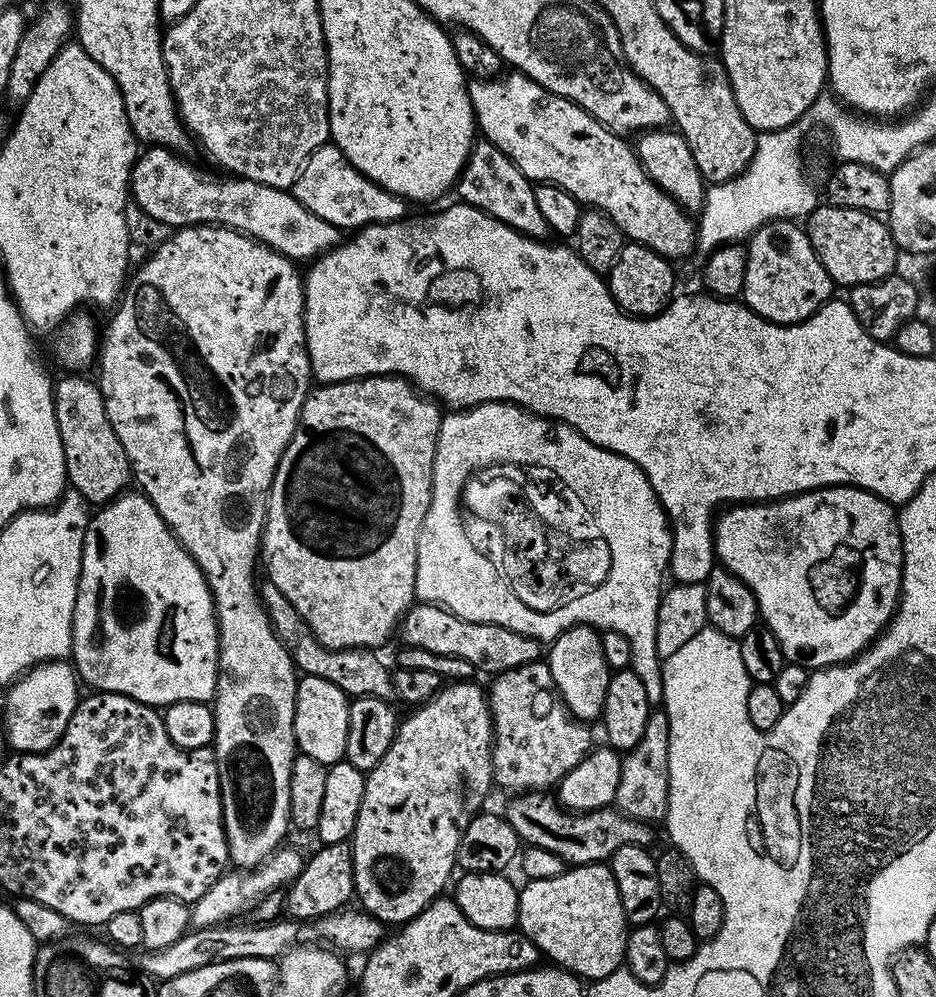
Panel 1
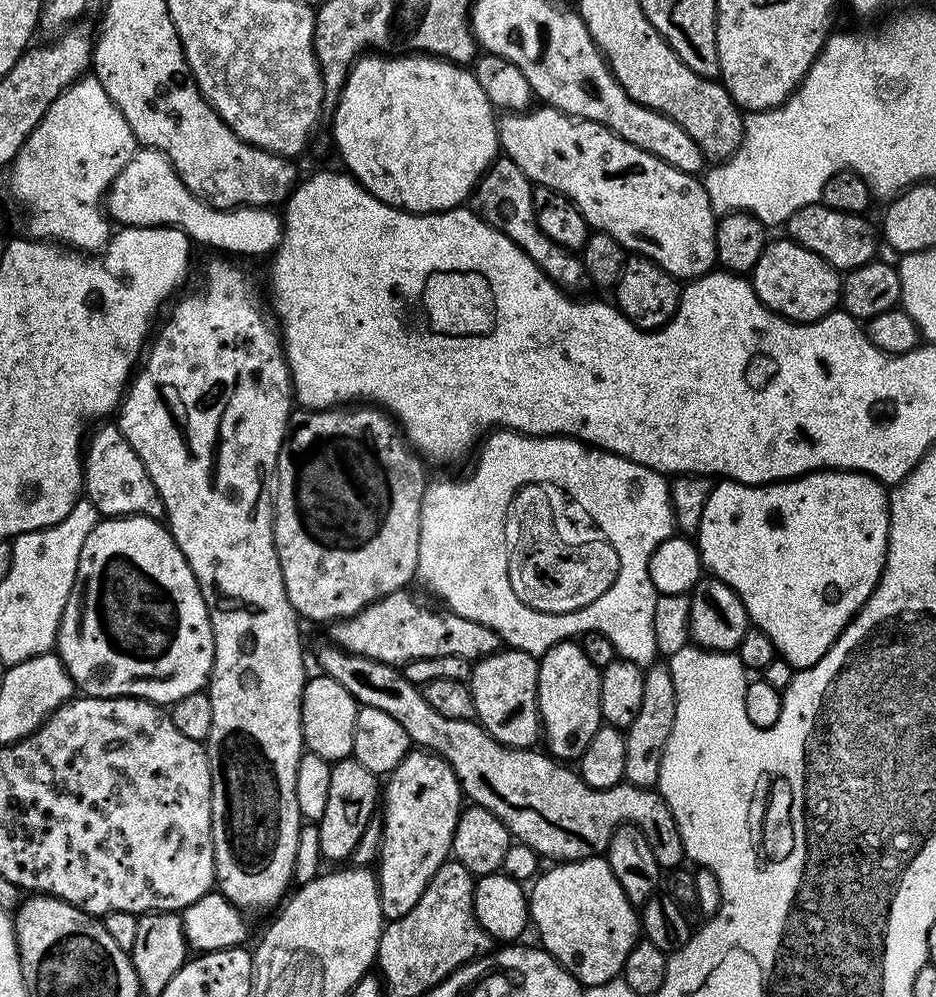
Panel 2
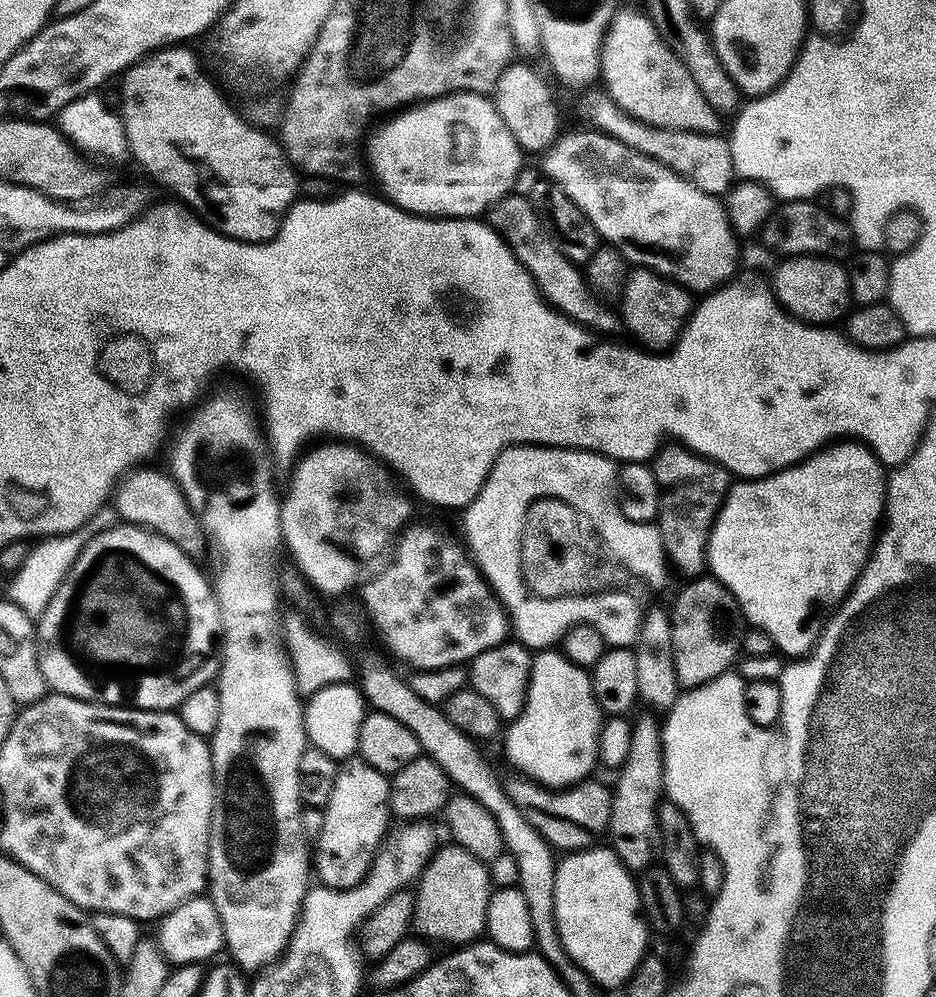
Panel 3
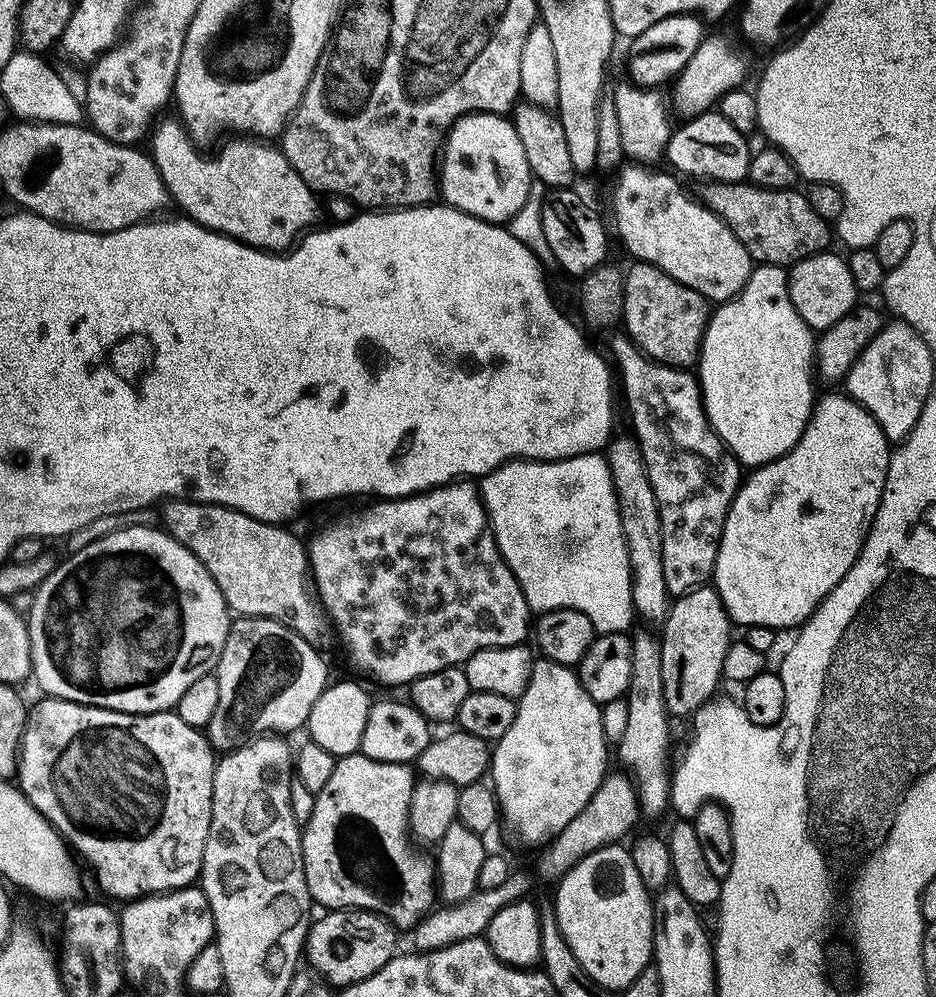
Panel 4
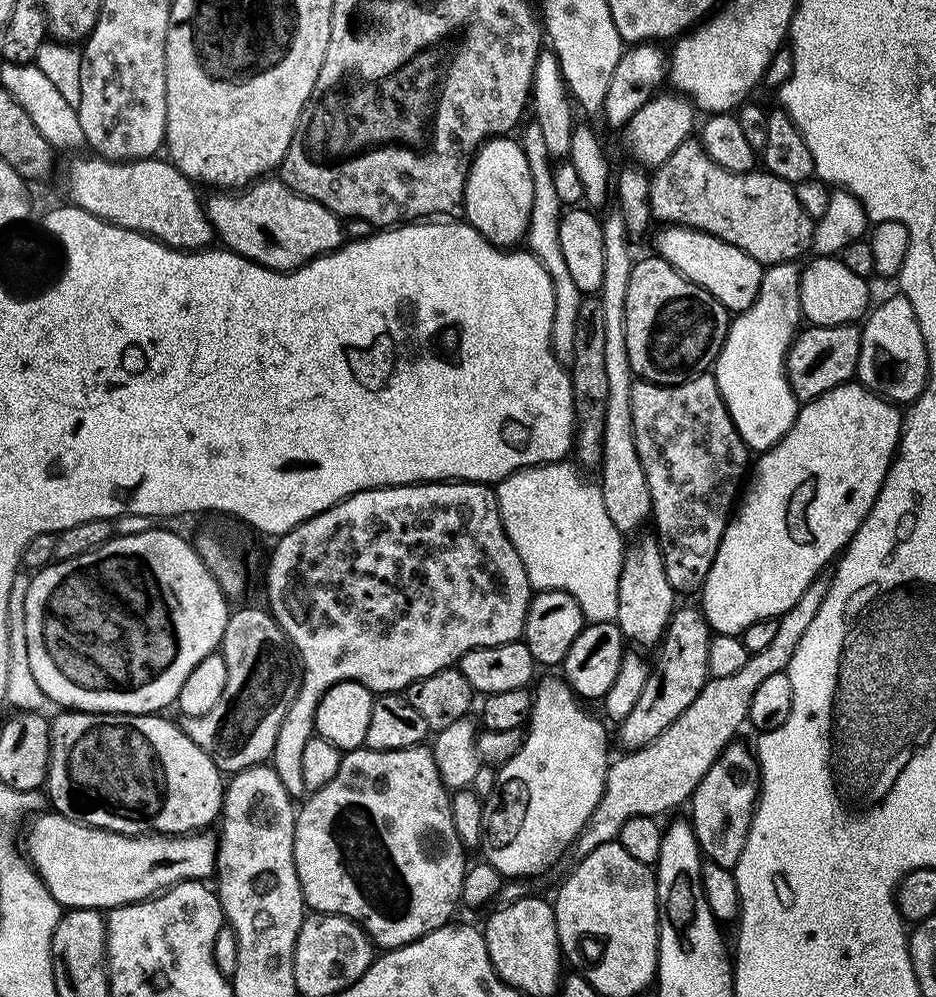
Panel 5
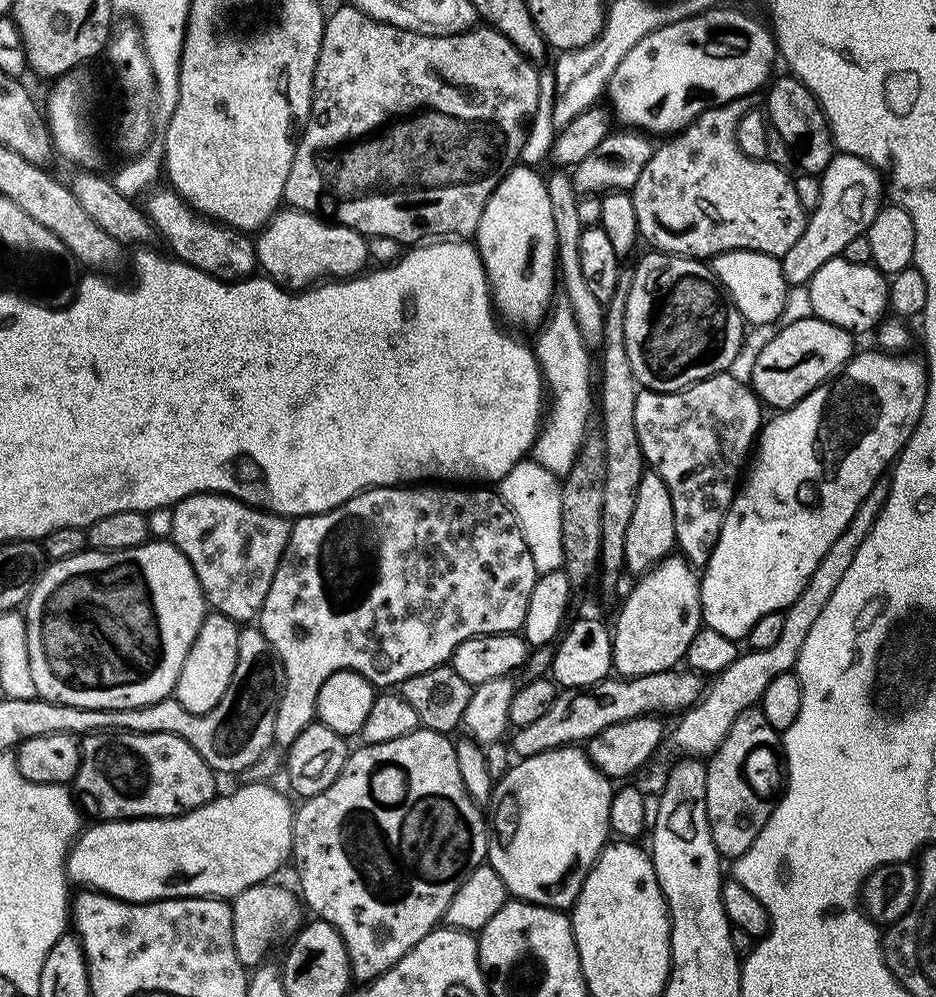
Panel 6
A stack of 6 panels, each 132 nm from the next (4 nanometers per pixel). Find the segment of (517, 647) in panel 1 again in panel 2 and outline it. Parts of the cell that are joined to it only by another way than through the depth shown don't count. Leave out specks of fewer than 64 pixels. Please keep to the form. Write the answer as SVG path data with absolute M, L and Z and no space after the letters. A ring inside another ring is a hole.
M408 590L391 592L389 596L383 596L381 600L376 600L358 614L354 614L346 620L335 621L331 625L331 643L338 648L343 648L345 652L353 652L355 656L365 656L383 664L397 666L409 664L411 660L418 658L446 658L447 656L461 656L475 662L482 659L483 656L500 651L502 647L500 635L494 630L490 630L490 626L482 626L482 622L470 622L447 610L435 612L430 605L415 600L410 593L411 591Z

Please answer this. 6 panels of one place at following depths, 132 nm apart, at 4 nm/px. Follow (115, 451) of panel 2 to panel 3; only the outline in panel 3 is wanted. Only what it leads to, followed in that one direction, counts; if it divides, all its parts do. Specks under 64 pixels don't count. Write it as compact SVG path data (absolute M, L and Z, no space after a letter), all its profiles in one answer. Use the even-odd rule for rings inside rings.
M137 466L124 475L110 497L111 507L116 507L116 512L124 519L121 521L125 525L157 532L159 536L174 542L174 546L181 548L186 555L200 558L206 552L206 537L204 527L200 525L200 517L188 505L182 490L171 475L148 467L152 466Z

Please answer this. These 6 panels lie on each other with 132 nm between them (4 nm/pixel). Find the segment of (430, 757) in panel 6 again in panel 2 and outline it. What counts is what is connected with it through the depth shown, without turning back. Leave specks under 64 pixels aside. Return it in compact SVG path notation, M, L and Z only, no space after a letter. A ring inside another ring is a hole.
M355 758L337 760L330 770L330 799L326 802L326 814L318 821L320 825L320 855L325 861L347 861L368 823L374 819L375 810L378 808L378 797L382 788L378 778L362 762Z

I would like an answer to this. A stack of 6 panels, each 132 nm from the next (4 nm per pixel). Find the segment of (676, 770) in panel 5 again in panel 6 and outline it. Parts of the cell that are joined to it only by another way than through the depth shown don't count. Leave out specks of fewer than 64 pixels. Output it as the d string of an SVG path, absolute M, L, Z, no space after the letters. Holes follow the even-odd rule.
M881 478L870 490L870 494L866 494L854 518L850 518L846 530L842 530L842 534L833 542L830 550L822 554L822 562L818 562L818 570L810 574L802 594L798 594L796 601L783 609L786 623L778 642L774 642L774 646L766 650L757 652L748 650L745 651L745 656L744 653L737 655L736 660L730 662L730 666L726 666L726 670L722 670L707 681L700 701L677 719L680 721L677 722L673 732L671 729L670 740L672 736L672 744L680 754L688 758L711 757L726 738L726 734L730 734L730 726L734 726L734 718L738 718L738 714L742 714L748 708L759 705L766 686L770 686L770 682L774 682L778 674L795 669L798 658L802 654L802 646L806 643L806 634L810 634L818 614L822 614L822 609L826 607L826 602L830 602L834 590L838 590L838 582L842 582L842 574L850 570L850 562L854 562L854 554L858 554L858 546L866 542L866 534L870 534L882 506L888 500L888 485L889 481Z

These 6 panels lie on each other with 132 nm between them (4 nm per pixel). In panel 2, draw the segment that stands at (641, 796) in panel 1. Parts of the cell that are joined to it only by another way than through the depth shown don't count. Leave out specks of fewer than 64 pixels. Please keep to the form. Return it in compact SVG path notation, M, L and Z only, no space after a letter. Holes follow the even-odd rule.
M657 662L647 665L642 686L642 707L638 709L638 718L630 722L624 732L626 742L626 770L624 780L639 788L655 789L660 783L662 754L670 734L674 730L676 717L676 691L674 678L667 663Z

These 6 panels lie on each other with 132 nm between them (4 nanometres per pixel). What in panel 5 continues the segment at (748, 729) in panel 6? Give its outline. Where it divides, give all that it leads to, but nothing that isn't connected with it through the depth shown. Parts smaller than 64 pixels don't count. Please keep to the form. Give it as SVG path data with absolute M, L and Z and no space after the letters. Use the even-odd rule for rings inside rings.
M733 742L724 749L710 770L706 770L702 782L698 782L690 801L690 823L703 859L730 869L735 869L738 858L742 858L756 813L756 801L760 798L760 765L756 763L753 749L740 743Z

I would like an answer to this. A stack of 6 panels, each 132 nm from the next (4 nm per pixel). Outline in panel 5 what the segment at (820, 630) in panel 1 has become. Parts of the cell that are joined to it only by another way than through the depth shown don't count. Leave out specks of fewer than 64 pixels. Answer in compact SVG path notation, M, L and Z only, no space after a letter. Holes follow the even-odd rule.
M859 382L840 384L834 390L807 401L797 411L796 420L790 426L790 430L786 435L773 448L767 448L765 452L761 452L755 457L754 467L746 480L746 487L735 505L724 531L722 542L718 546L714 566L710 566L710 574L706 578L702 589L702 597L704 596L702 611L713 633L721 632L731 636L740 636L746 630L746 626L750 626L750 622L758 622L758 618L770 618L771 616L779 618L783 612L790 610L790 606L794 606L794 602L798 602L798 598L802 598L806 586L810 586L810 582L814 582L816 577L825 571L824 567L832 559L833 563L843 553L849 542L854 538L854 534L862 526L866 514L870 514L870 510L882 490L882 482L886 478L888 469L892 467L896 450L900 447L901 435L901 409L893 401L884 399L879 392L874 392L871 388L866 388Z

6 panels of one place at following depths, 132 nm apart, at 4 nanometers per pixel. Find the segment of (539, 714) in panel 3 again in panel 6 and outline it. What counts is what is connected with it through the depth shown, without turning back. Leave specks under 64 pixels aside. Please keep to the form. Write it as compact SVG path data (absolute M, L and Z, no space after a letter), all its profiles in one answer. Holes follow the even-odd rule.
M580 746L555 748L517 759L508 773L495 781L490 801L492 816L490 812L487 863L492 865L515 899L557 910L571 909L588 872L609 843L608 819L613 791L613 781L592 765L587 751Z

